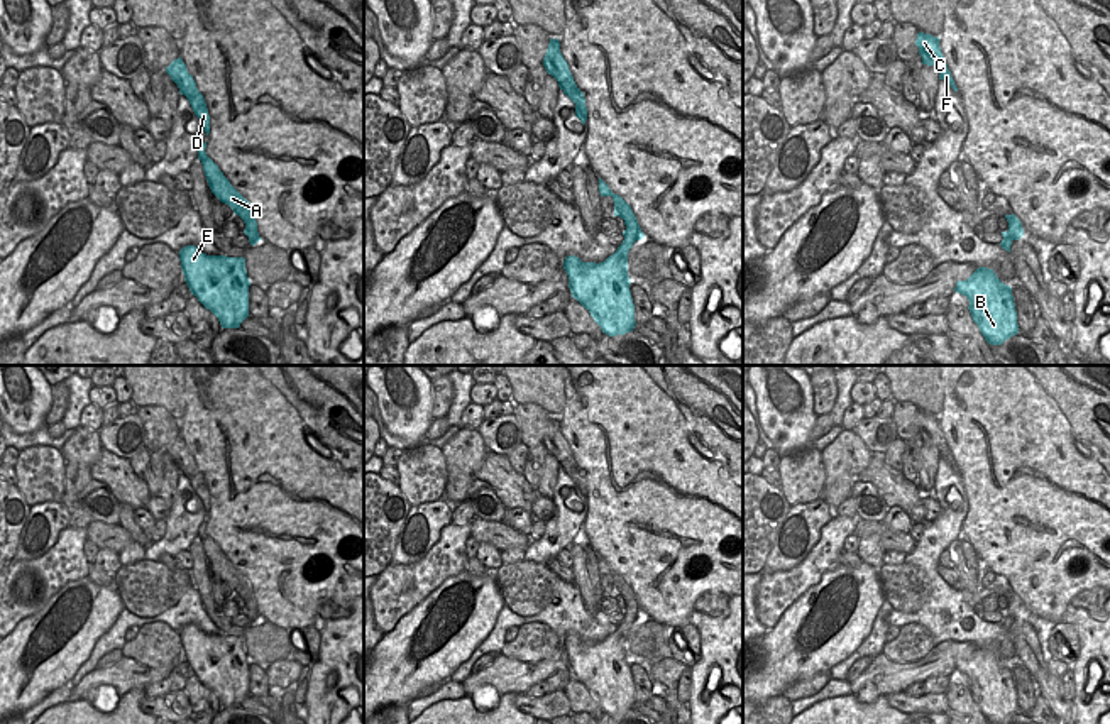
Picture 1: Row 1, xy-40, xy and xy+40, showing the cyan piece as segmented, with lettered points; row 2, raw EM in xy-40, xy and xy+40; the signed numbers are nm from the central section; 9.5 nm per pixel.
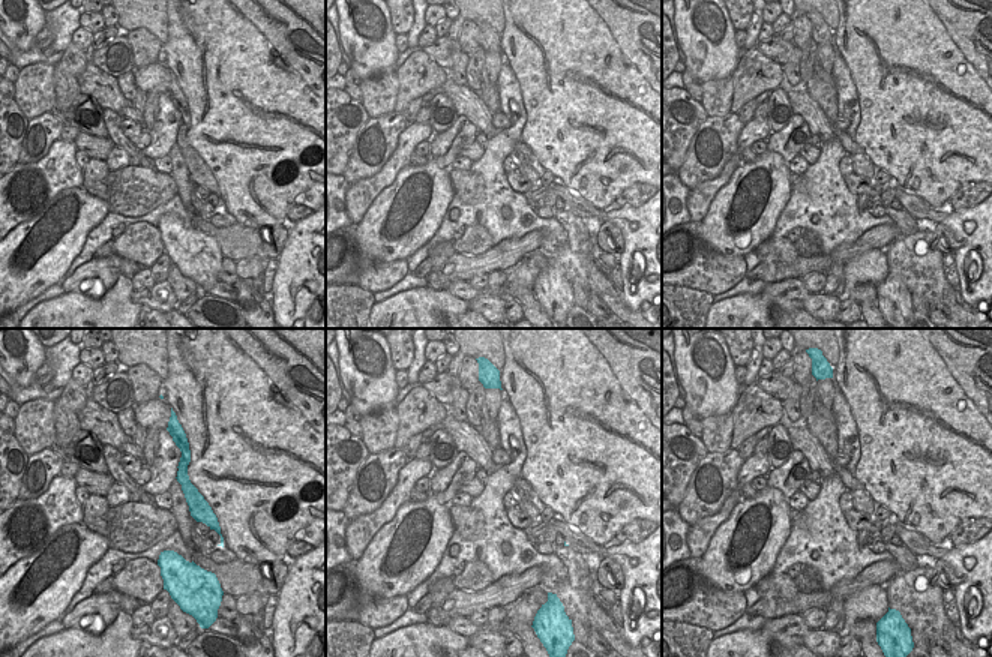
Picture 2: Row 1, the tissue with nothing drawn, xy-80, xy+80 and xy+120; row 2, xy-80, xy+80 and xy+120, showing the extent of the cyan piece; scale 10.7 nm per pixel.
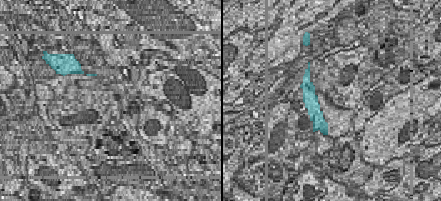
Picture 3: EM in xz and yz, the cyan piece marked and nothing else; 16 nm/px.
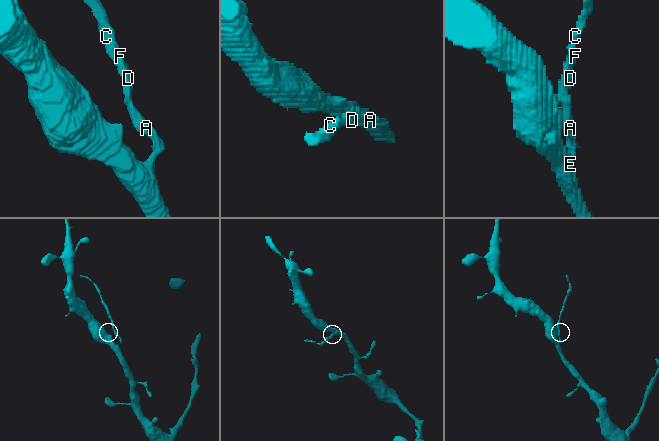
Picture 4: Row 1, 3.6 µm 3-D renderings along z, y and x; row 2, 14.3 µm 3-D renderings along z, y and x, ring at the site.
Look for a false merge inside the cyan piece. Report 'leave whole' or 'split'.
split

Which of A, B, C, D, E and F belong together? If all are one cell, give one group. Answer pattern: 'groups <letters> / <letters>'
groups A C D F / B E

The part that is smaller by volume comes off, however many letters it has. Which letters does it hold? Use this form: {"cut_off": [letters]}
{"cut_off": ["A", "C", "D", "F"]}

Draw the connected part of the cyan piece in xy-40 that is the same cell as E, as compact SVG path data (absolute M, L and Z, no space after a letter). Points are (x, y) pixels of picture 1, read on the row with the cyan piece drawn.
M195 245L179 250L184 281L220 321L222 328L239 328L249 316L249 286L244 257L206 255Z

